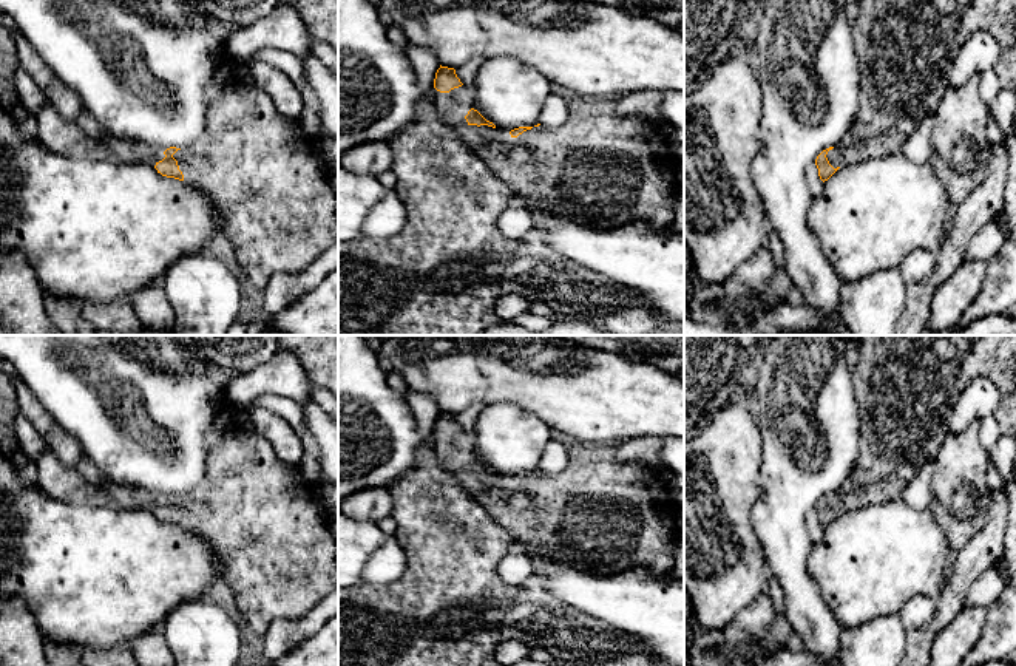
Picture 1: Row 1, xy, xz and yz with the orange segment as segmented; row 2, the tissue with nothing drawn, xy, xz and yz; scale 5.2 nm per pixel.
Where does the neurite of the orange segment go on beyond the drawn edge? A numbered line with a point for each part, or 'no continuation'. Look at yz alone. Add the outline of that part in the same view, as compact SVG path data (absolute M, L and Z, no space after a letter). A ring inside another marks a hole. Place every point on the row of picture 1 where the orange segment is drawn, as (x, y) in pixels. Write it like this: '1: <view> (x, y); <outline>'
1: yz (907, 48); M862 0L854 25L862 76L860 107L843 141L828 151L829 164L837 168L900 151L919 122L936 113L954 59L976 31L994 36L1001 46L999 82L1005 90L1016 90L1016 0Z

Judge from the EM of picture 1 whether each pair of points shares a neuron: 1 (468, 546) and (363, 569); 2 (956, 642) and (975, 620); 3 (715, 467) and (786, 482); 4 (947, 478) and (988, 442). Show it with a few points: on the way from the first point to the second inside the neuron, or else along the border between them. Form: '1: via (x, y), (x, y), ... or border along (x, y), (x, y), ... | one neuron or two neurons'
1: border along (394, 536), (406, 569), (380, 584) | two neurons
2: via (959, 637), (970, 625) | one neuron
3: border along (763, 441), (758, 496), (749, 512) | two neurons
4: border along (979, 421), (979, 444), (987, 455), (988, 482) | two neurons

